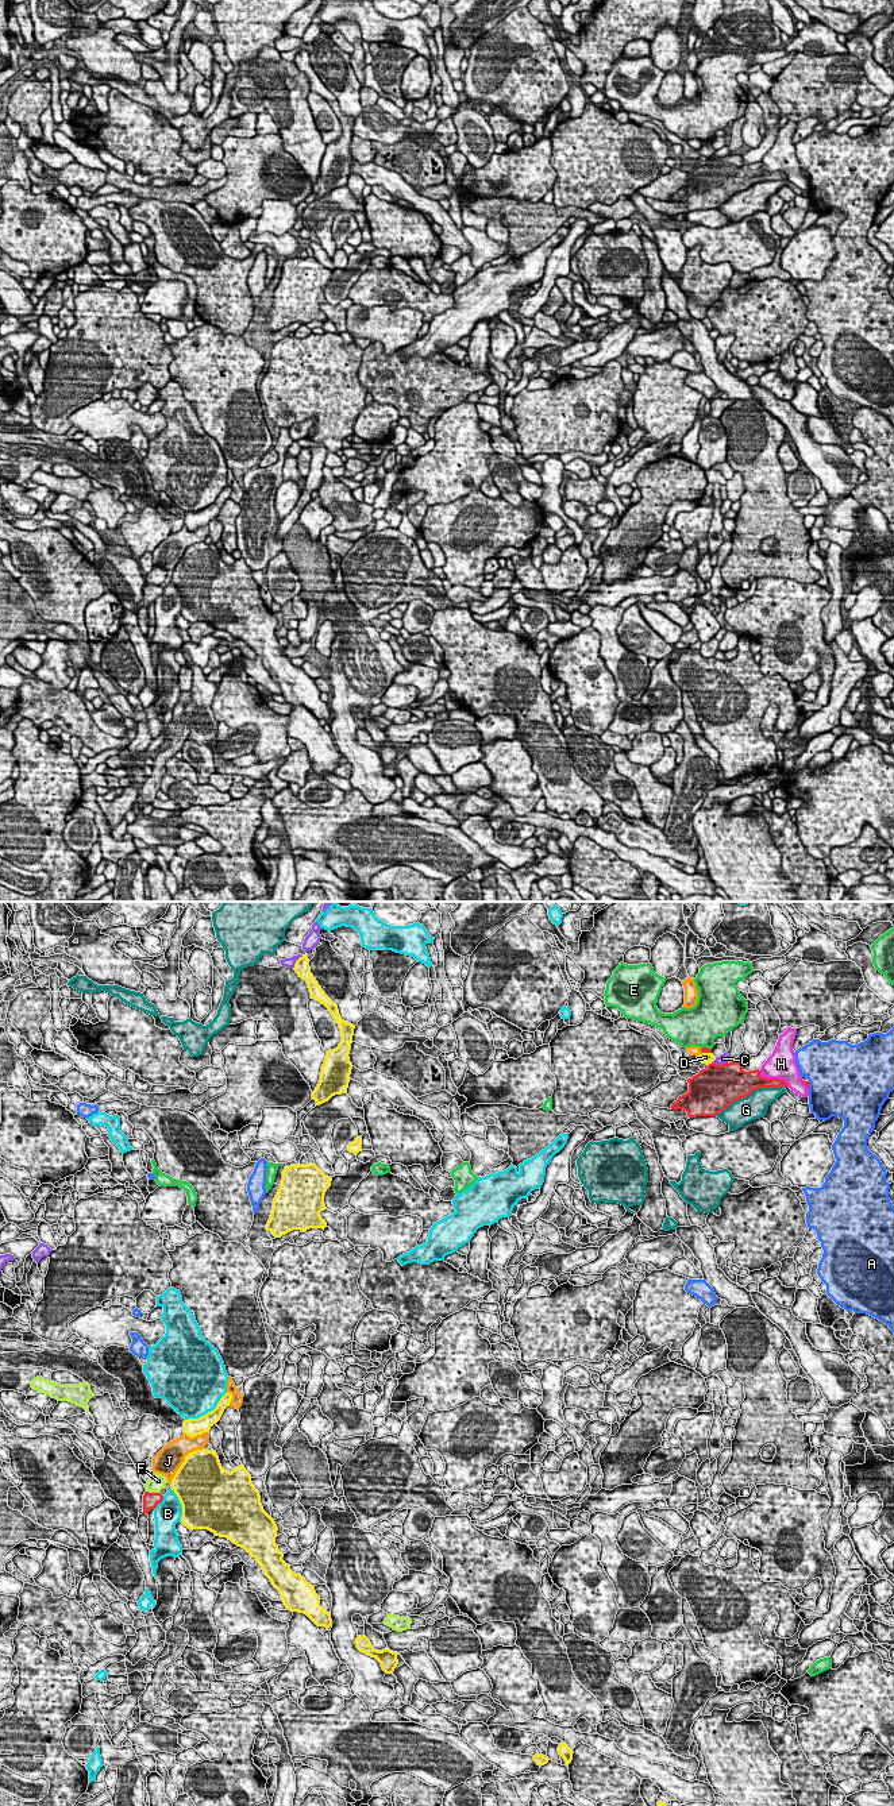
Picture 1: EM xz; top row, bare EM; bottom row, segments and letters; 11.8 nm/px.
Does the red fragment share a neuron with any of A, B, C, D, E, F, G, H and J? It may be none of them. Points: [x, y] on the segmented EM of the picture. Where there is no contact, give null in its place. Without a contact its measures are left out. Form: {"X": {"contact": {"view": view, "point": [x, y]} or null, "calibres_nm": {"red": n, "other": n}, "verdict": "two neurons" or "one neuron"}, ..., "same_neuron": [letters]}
{"A": {"contact": {"view": "xz", "point": [809, 1084]}, "calibres_nm": {"red": 60, "other": 500}, "verdict": "two neurons"}, "B": {"contact": {"view": "xz", "point": [160, 1502]}, "calibres_nm": {"red": 190, "other": 320}, "verdict": "two neurons"}, "C": {"contact": {"view": "xz", "point": [719, 1065]}, "calibres_nm": {"red": 500, "other": 120}, "verdict": "two neurons"}, "D": {"contact": {"view": "xz", "point": [709, 1064]}, "calibres_nm": {"red": 440, "other": 130}, "verdict": "two neurons"}, "E": {"contact": {"view": "xz", "point": [705, 1048]}, "calibres_nm": {"red": 60, "other": 460}, "verdict": "two neurons"}, "F": {"contact": {"view": "xz", "point": [157, 1493]}, "calibres_nm": {"red": 190, "other": 190}, "verdict": "two neurons"}, "G": {"contact": {"view": "xz", "point": [748, 1093]}, "calibres_nm": {"red": 420, "other": 300}, "verdict": "two neurons"}, "H": {"contact": {"view": "xz", "point": [773, 1079]}, "calibres_nm": {"red": 240, "other": 340}, "verdict": "two neurons"}, "J": {"contact": {"view": "xz", "point": [701, 1050]}, "calibres_nm": {"red": 60, "other": 130}, "verdict": "two neurons"}, "same_neuron": []}

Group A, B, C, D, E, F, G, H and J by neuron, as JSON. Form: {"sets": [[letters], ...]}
{"sets": [["A"], ["B"], ["C"], ["D"], ["E"], ["F"], ["G"], ["H"], ["J"]]}

